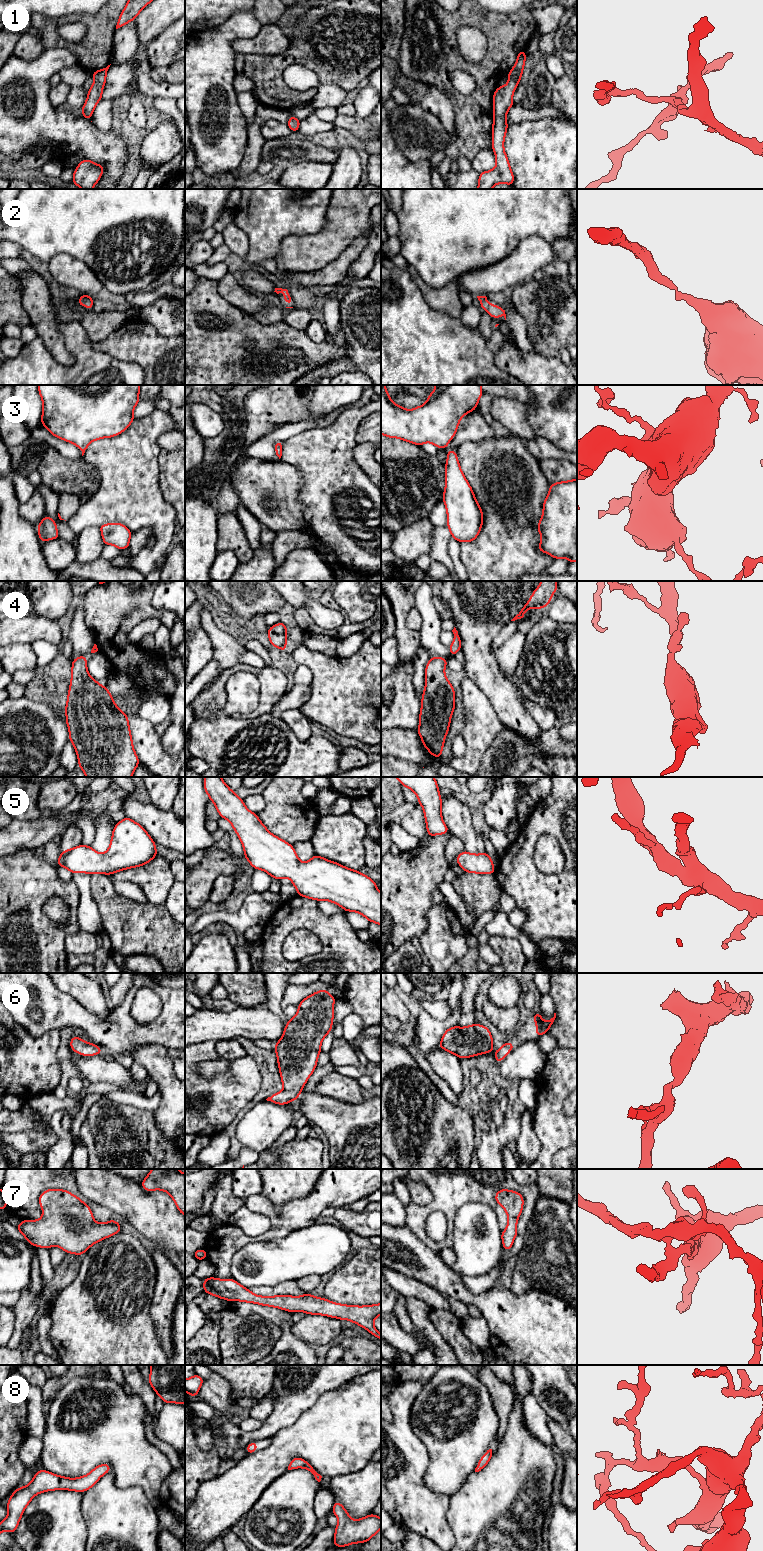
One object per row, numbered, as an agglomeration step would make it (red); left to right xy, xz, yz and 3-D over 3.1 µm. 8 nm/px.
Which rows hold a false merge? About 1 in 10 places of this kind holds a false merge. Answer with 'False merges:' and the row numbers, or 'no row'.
False merges: no row

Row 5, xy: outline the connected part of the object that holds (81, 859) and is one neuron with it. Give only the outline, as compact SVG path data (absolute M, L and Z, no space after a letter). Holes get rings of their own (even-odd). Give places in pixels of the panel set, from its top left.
M124 817L112 832L108 850L100 854L91 846L79 845L63 850L56 865L74 873L115 874L121 870L140 867L158 855L154 840L137 822Z

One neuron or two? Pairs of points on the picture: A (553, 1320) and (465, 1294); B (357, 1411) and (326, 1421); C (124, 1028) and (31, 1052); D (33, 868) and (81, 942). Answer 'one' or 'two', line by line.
A: one
B: one
C: two
D: two

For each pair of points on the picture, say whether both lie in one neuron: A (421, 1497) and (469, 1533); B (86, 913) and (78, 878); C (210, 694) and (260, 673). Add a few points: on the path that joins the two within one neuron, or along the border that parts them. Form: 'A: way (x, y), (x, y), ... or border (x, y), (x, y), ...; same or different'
A: border (449, 1497), (447, 1521), (455, 1539); different
B: way (86, 904), (84, 887); same
C: way (221, 681), (235, 668), (247, 668); same

